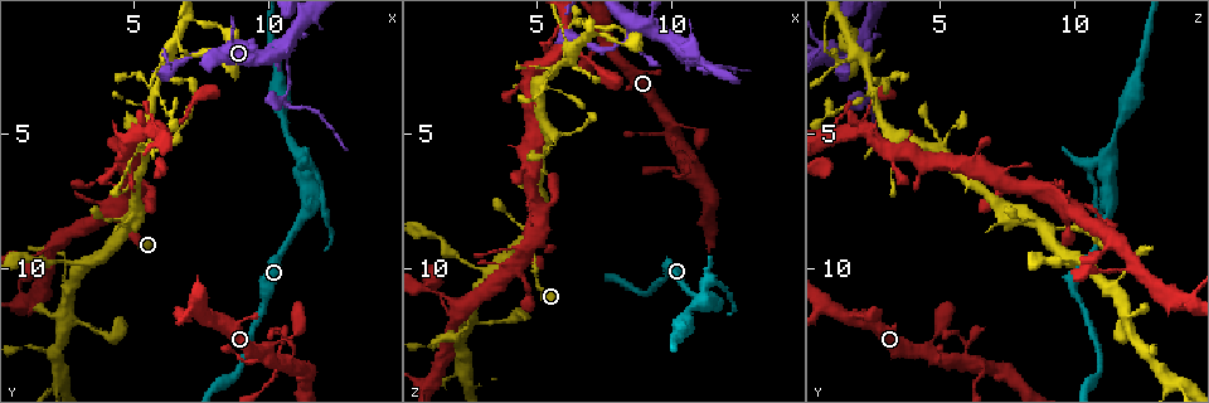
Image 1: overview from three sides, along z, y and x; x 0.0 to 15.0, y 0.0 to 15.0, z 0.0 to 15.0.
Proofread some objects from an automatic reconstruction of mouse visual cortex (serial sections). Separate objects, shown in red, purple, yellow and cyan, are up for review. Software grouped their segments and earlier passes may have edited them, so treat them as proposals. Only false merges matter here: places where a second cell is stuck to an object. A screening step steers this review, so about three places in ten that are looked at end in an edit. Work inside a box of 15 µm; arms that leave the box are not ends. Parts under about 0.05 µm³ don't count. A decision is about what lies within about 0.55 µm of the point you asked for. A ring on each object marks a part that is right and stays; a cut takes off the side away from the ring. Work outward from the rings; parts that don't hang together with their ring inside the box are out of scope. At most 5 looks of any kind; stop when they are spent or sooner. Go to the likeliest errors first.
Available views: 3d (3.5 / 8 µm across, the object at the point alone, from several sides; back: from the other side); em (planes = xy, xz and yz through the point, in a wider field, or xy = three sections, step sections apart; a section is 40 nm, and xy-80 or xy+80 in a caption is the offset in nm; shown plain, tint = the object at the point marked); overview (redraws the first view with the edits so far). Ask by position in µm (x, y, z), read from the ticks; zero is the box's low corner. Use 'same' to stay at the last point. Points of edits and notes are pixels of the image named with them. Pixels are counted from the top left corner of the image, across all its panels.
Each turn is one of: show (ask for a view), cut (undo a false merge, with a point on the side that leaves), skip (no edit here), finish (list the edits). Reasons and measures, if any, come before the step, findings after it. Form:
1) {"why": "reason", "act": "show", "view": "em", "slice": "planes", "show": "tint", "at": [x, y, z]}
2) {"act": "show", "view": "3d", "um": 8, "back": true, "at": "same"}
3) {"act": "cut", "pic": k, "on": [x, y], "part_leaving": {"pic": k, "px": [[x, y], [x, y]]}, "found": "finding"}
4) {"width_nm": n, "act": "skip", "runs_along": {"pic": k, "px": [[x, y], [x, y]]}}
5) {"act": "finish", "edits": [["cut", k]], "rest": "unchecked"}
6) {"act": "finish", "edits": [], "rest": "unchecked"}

{"why": "abrupt turn", "act": "show", "view": "3d", "um": 3.5, "at": [10.7, 3.5, 2.3]}

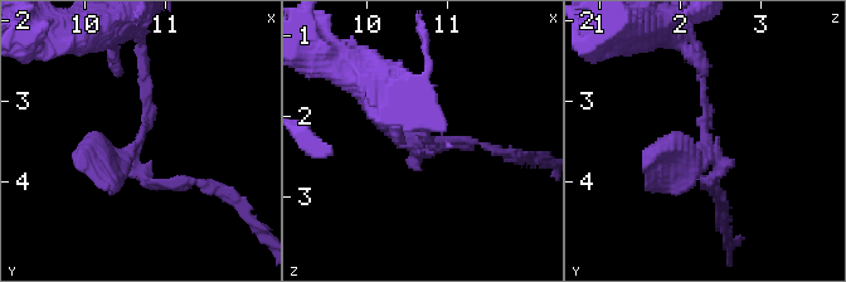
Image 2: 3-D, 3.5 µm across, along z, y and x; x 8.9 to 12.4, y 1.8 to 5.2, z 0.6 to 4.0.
{"act": "show", "view": "em", "slice": "xy", "step": 3, "show": "tint", "at": [10.60, 3.65, 2.30]}

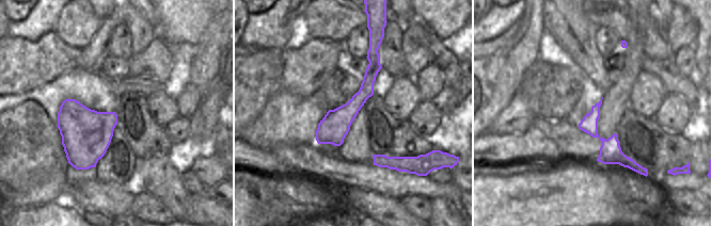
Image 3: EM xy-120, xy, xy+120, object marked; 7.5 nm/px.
{"width_nm": 220, "act": "cut", "pic": 2, "on": [156, 185], "part_leaving": {"pic": 2, "px": [[135, 142], [77, 166]]}, "found": "a second cell is stuck on"}

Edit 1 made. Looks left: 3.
{"why": "four arms meet", "act": "show", "view": "em", "slice": "xy", "step": 3, "show": "tint", "at": [5.8, 3.5, 2.5]}

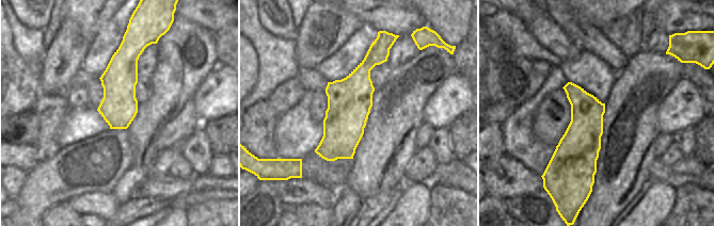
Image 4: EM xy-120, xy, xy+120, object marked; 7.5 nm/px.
{"why": "see where the arms go", "act": "show", "view": "3d", "um": 3.5, "back": true, "at": "same"}

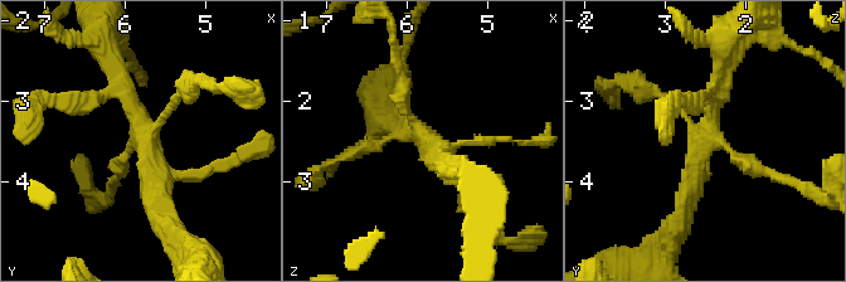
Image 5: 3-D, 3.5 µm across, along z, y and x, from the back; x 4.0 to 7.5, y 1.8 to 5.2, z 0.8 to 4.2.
{"width_nm": 340, "act": "skip", "runs_along": {"pic": 5, "px": [[165, 209], [115, 62]]}, "found": "continuous, no second cell"}

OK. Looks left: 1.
{"act": "finish", "edits": [["cut", 2]], "rest": "unchecked"}

